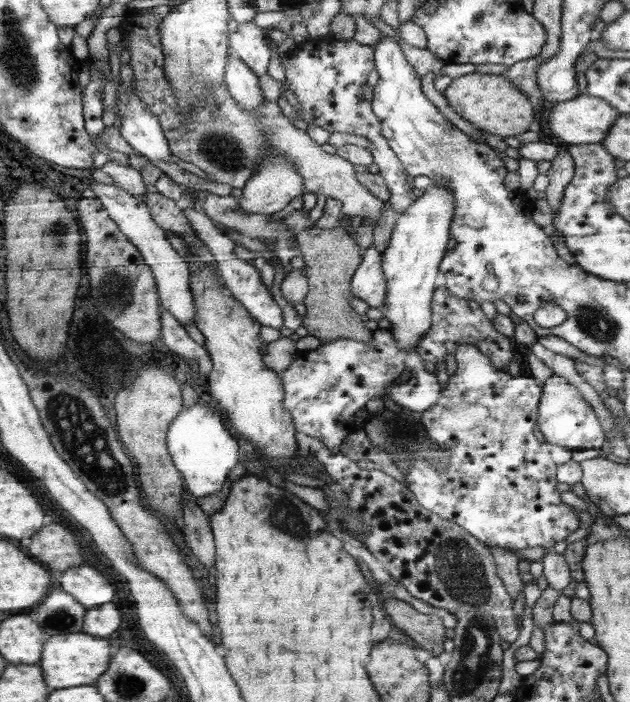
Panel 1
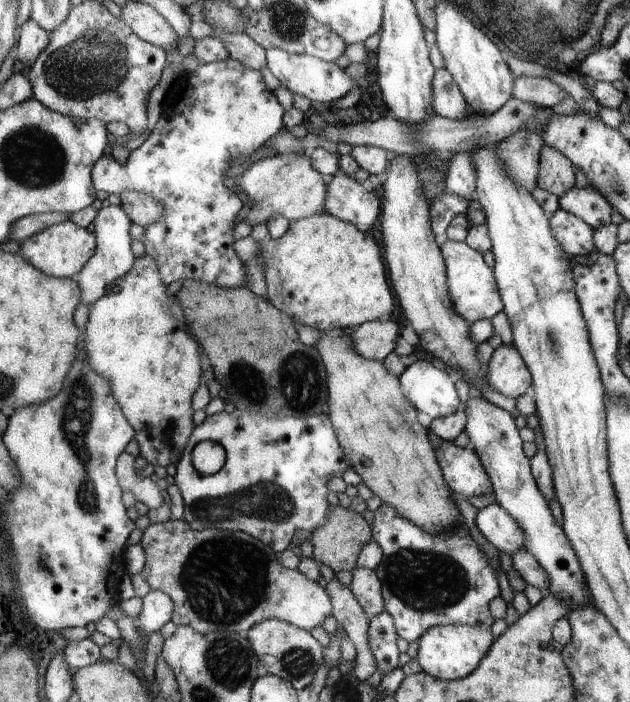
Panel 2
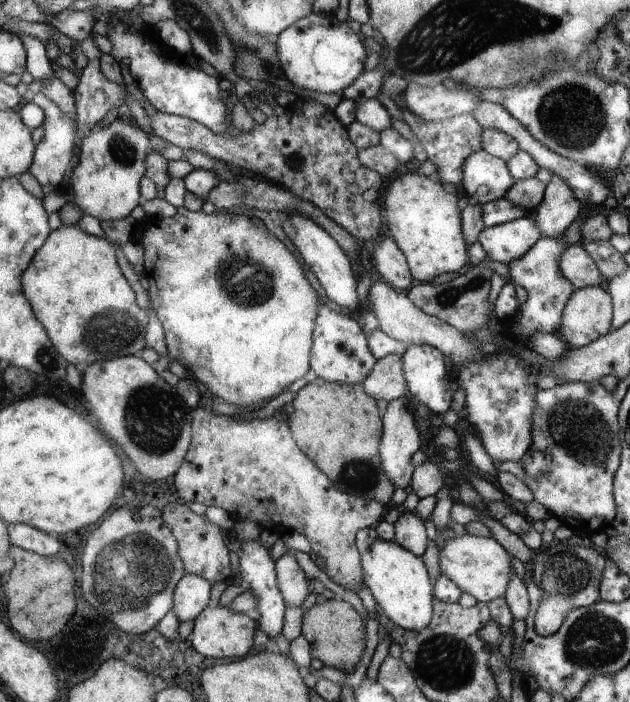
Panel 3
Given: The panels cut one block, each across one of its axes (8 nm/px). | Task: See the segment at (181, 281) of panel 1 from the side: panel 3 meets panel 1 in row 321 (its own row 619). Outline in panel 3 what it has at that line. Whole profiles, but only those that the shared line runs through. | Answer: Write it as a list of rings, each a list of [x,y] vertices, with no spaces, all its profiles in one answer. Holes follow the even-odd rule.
[[[186,574],[179,580],[172,611],[181,623],[194,620],[210,604],[212,586],[206,578],[198,574]]]

